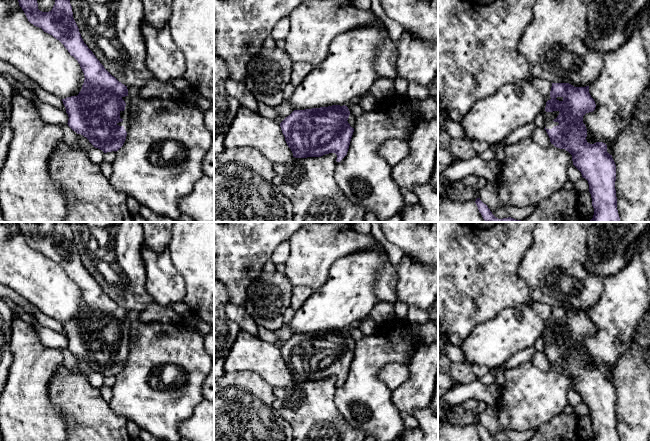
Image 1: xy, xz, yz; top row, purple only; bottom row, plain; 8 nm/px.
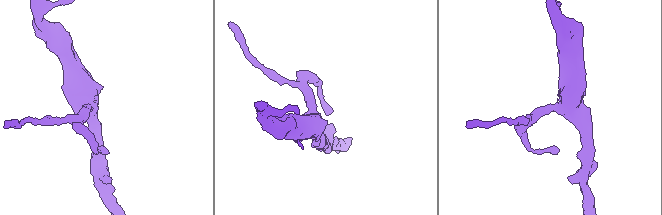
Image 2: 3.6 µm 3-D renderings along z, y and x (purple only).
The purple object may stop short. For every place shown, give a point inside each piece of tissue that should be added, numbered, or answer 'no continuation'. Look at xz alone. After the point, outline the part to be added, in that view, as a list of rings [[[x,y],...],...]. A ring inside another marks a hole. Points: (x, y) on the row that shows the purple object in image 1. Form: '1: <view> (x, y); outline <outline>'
1: xz (351, 120); outline [[[350,113],[349,118],[348,118],[347,121],[348,121],[348,123],[350,124],[350,126],[351,126],[352,128],[354,128],[355,123],[356,123],[356,116],[354,116],[352,113]]]

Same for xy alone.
1: xy (125, 115); outline [[[128,96],[122,97],[122,99],[125,101],[126,106],[124,111],[120,111],[120,118],[123,120],[122,122],[117,123],[119,126],[123,126],[126,132],[129,130],[130,126],[130,106],[131,101]]]

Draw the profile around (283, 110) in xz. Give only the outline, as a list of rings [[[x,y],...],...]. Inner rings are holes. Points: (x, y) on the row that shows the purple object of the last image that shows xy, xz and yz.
[[[286,102],[274,107],[274,110],[277,113],[275,121],[281,123],[287,116],[289,116],[293,111],[294,107]]]

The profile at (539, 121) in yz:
[[[543,111],[535,118],[533,123],[536,125],[537,128],[545,128],[546,114],[547,112]]]

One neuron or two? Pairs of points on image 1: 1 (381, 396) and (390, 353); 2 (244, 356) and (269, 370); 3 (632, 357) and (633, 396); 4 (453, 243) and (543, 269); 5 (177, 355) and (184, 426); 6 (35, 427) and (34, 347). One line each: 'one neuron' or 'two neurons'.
1: one neuron
2: one neuron
3: one neuron
4: two neurons
5: two neurons
6: one neuron

